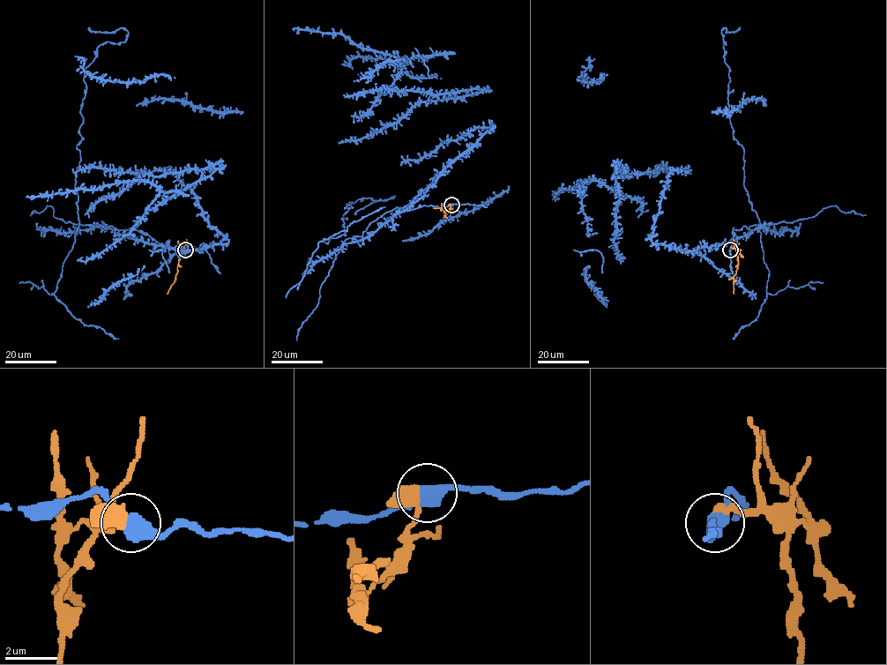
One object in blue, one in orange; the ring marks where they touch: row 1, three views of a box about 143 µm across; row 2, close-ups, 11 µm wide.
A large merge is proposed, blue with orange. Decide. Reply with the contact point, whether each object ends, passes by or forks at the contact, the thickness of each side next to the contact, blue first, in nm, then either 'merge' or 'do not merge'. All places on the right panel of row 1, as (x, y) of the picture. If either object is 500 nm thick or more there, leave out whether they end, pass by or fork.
place (730, 250); blue passes by; orange passes by; calibres 480 and 380 nm; do not merge

